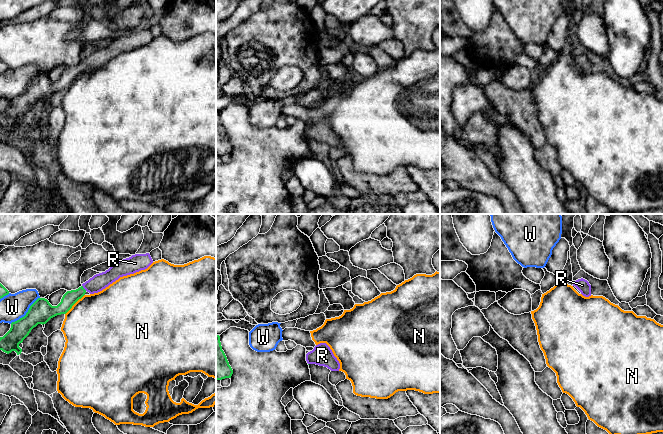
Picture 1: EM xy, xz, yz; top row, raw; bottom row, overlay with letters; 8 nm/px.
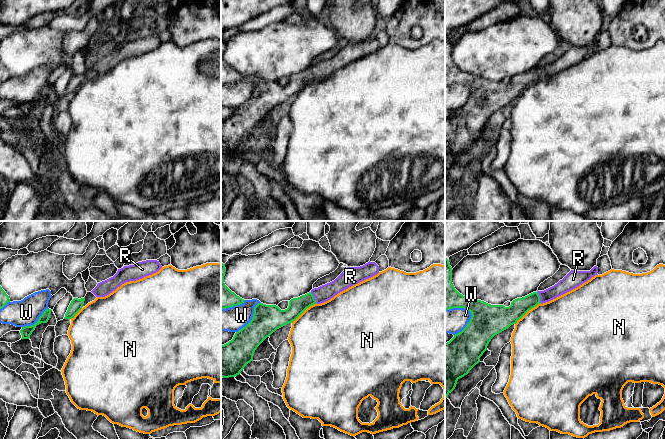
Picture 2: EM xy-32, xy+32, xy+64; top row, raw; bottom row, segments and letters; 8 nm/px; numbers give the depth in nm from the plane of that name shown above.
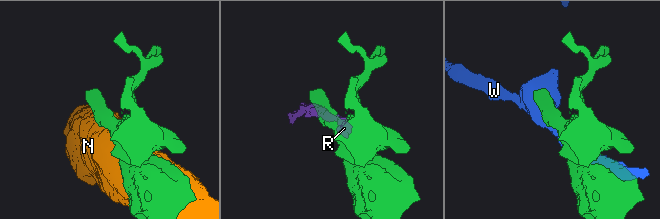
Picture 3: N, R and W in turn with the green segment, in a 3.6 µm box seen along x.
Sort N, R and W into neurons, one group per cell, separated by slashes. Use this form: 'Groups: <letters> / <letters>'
Groups: N / R / W

